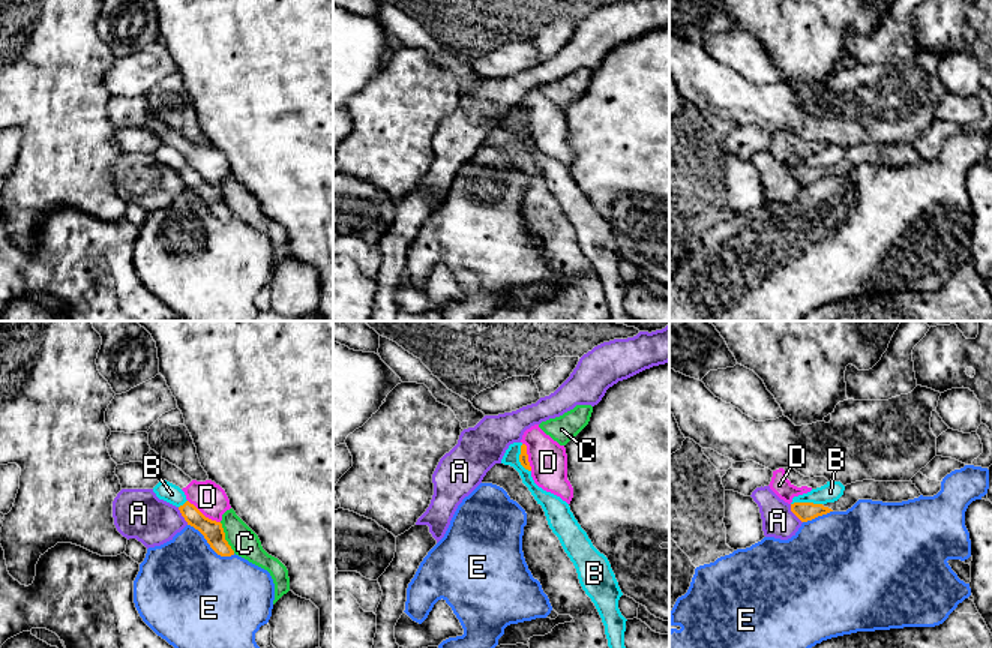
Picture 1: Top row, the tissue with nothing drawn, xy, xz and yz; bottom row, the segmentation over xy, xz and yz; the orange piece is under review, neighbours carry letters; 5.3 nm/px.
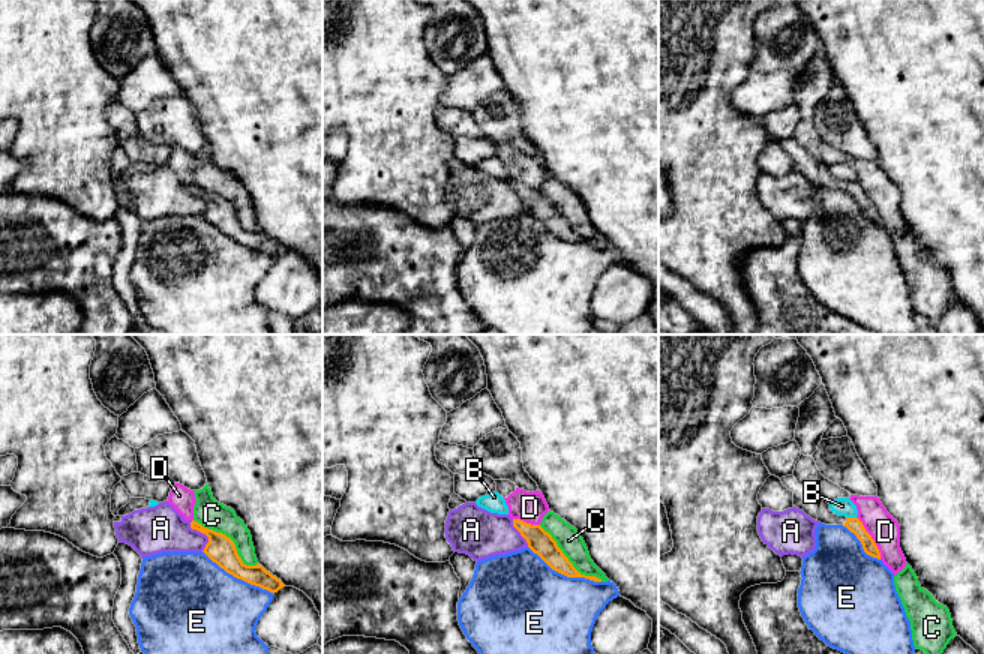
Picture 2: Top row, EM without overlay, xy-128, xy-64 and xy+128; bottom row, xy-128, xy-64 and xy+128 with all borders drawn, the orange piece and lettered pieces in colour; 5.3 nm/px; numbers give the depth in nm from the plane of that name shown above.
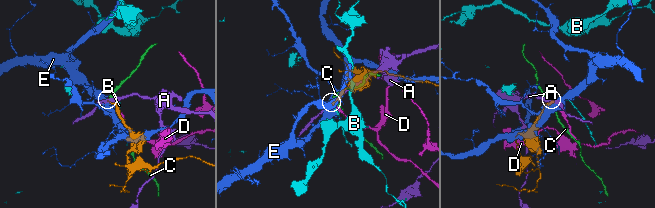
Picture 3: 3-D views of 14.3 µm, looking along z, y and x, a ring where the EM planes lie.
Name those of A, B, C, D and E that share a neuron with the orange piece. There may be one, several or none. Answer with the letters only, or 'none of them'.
none of them

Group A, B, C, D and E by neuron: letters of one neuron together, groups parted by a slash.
A / B / C / D / E

